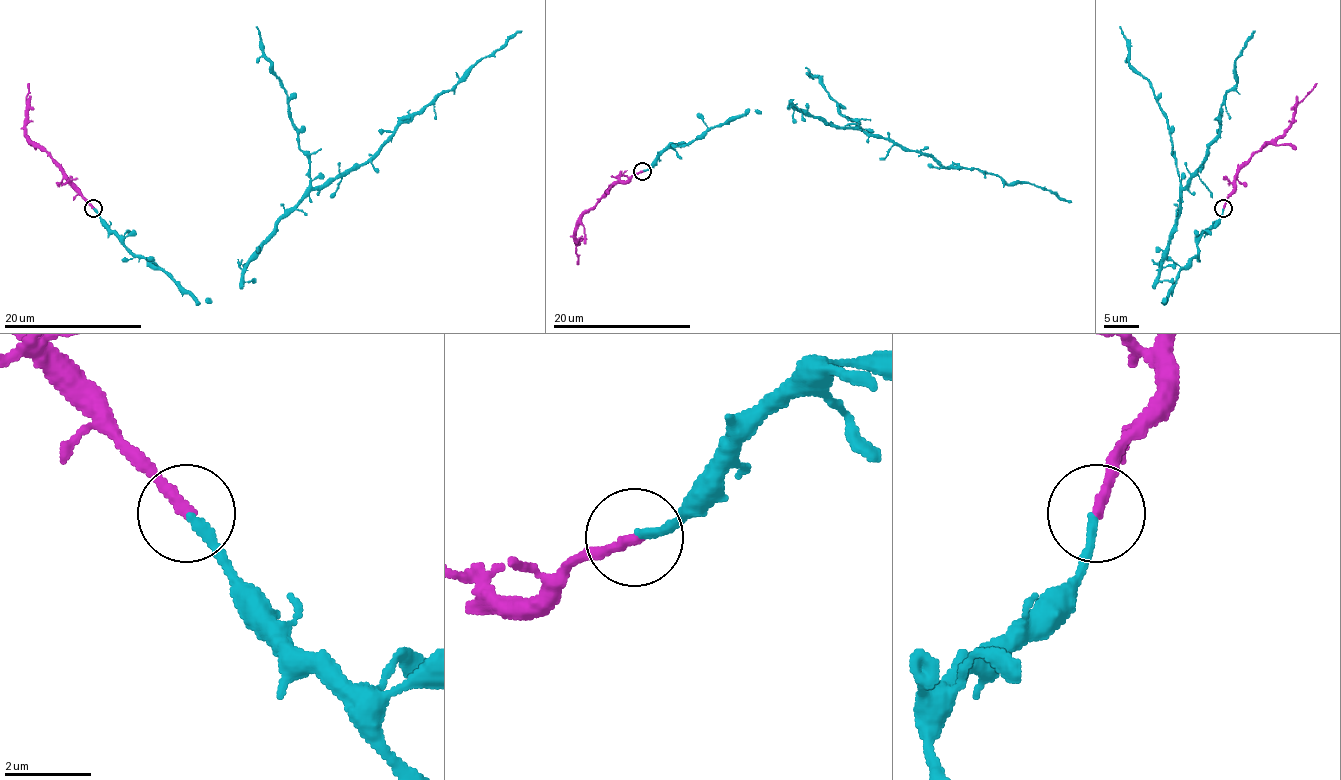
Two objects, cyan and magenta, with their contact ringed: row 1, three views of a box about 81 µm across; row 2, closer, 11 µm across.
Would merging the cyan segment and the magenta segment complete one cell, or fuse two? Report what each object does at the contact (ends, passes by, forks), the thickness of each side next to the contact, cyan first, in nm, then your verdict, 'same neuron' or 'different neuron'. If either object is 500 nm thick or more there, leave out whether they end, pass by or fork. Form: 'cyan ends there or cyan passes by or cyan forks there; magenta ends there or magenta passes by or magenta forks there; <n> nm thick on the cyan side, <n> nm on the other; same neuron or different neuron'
cyan ends there; magenta ends there; 200 nm thick on the cyan side, 280 nm on the other; same neuron

